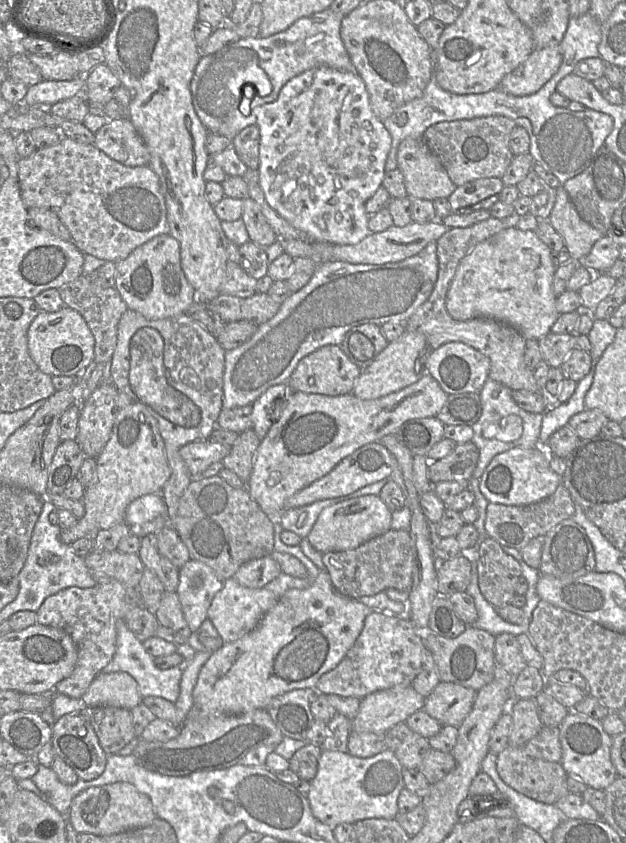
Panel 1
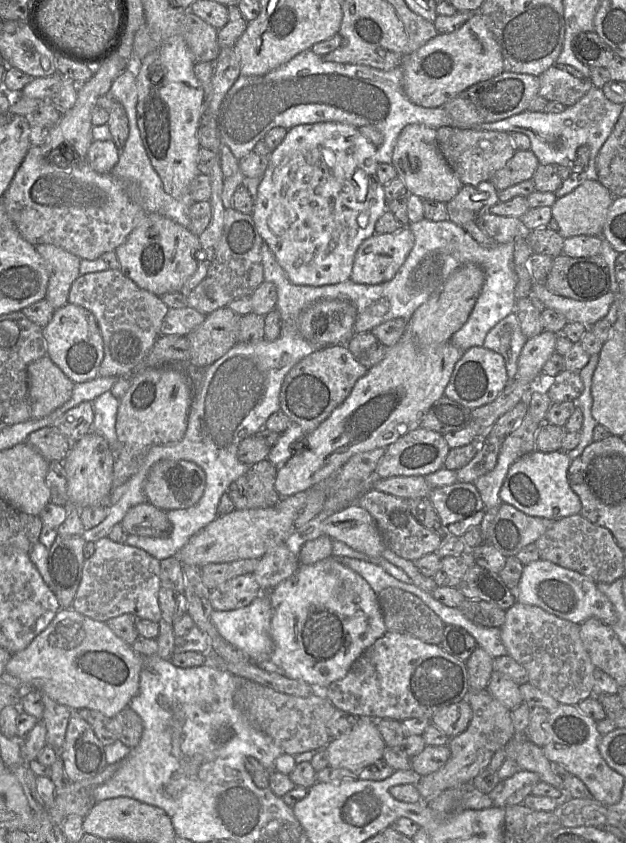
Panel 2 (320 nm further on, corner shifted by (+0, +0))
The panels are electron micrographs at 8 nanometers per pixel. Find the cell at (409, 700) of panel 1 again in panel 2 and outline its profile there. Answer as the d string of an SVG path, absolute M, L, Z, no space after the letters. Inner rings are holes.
M356 718L350 732L331 739L325 747L329 766L348 769L357 775L368 765L383 758L386 745L371 718Z

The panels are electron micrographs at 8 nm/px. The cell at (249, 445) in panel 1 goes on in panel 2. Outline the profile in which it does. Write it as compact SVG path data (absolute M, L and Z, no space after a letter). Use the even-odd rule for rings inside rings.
M268 460L249 466L242 476L233 481L228 494L235 509L257 509L275 506L282 498L275 489L277 468Z

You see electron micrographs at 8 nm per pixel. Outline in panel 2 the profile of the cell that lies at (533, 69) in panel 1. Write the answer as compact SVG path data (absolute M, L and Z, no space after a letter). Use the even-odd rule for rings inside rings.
M503 71L462 91L442 107L451 119L451 126L474 129L479 124L500 121L526 111L530 102L539 96L539 88L538 76Z

